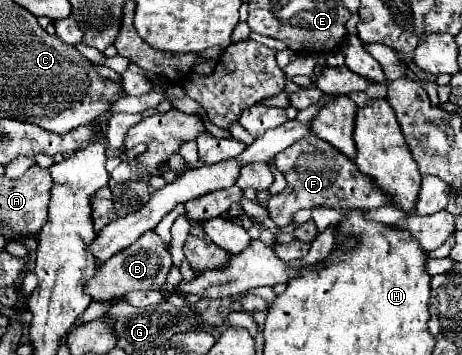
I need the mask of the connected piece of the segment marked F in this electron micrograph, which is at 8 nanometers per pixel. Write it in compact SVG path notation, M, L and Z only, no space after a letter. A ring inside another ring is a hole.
M310 132L281 154L273 158L275 168L285 176L287 188L269 198L269 212L271 220L283 228L291 222L293 214L301 208L315 208L315 206L329 206L329 208L381 208L391 202L385 190L375 186L375 180L369 174L363 174L353 160L331 146L329 142L321 140ZM331 164L331 166L329 166Z

